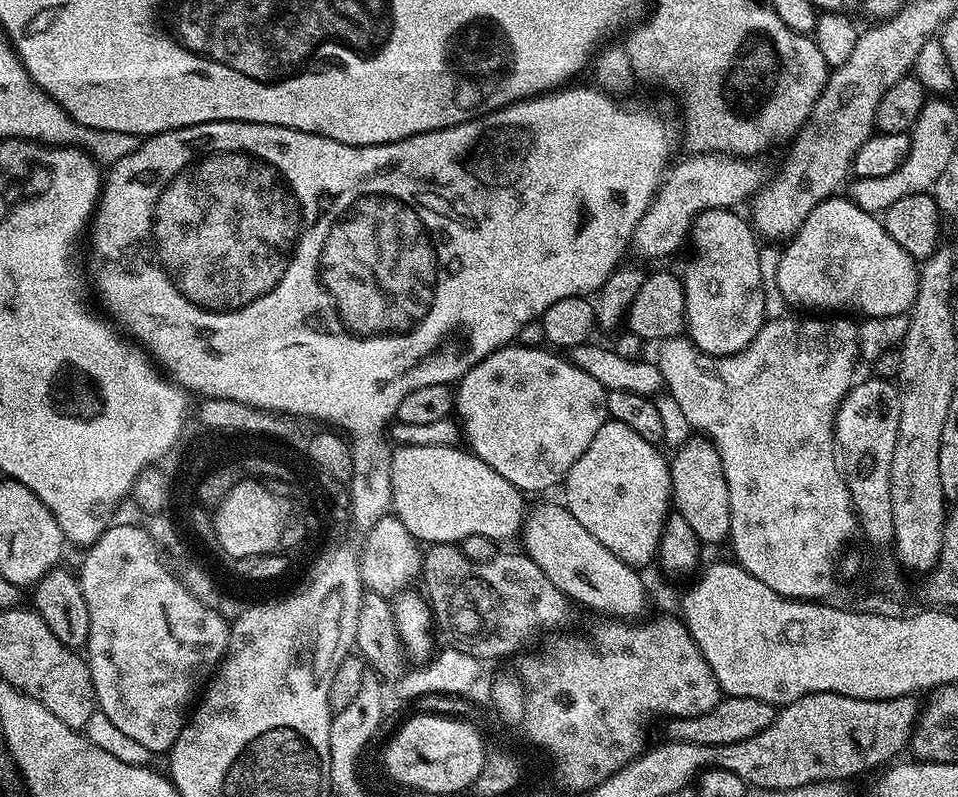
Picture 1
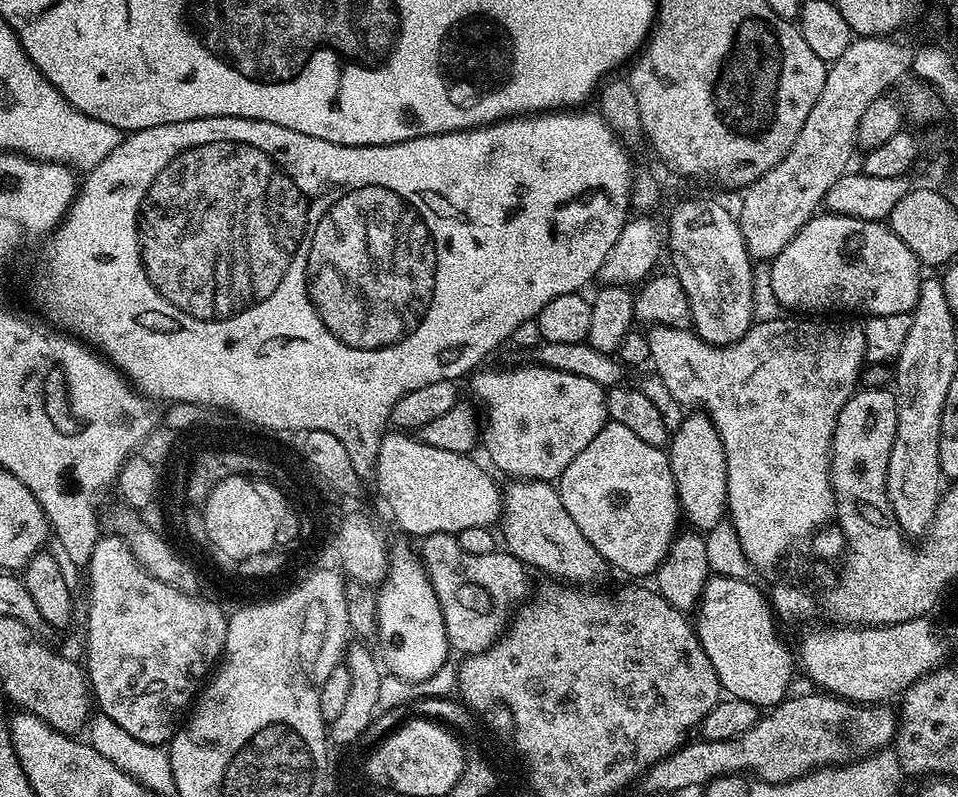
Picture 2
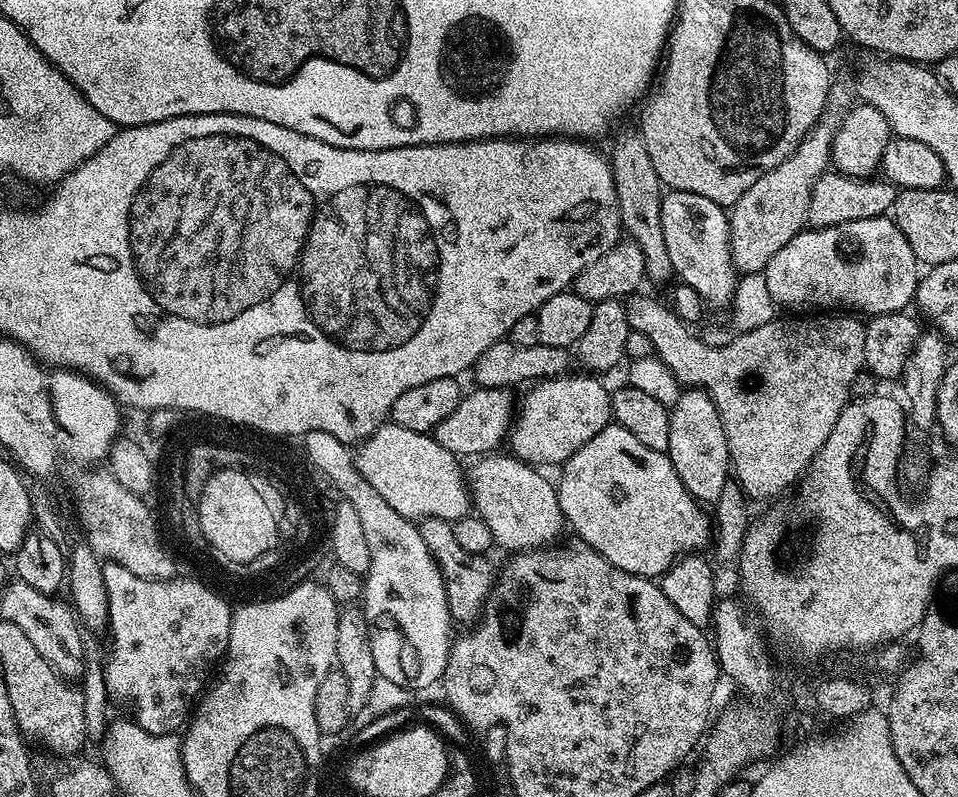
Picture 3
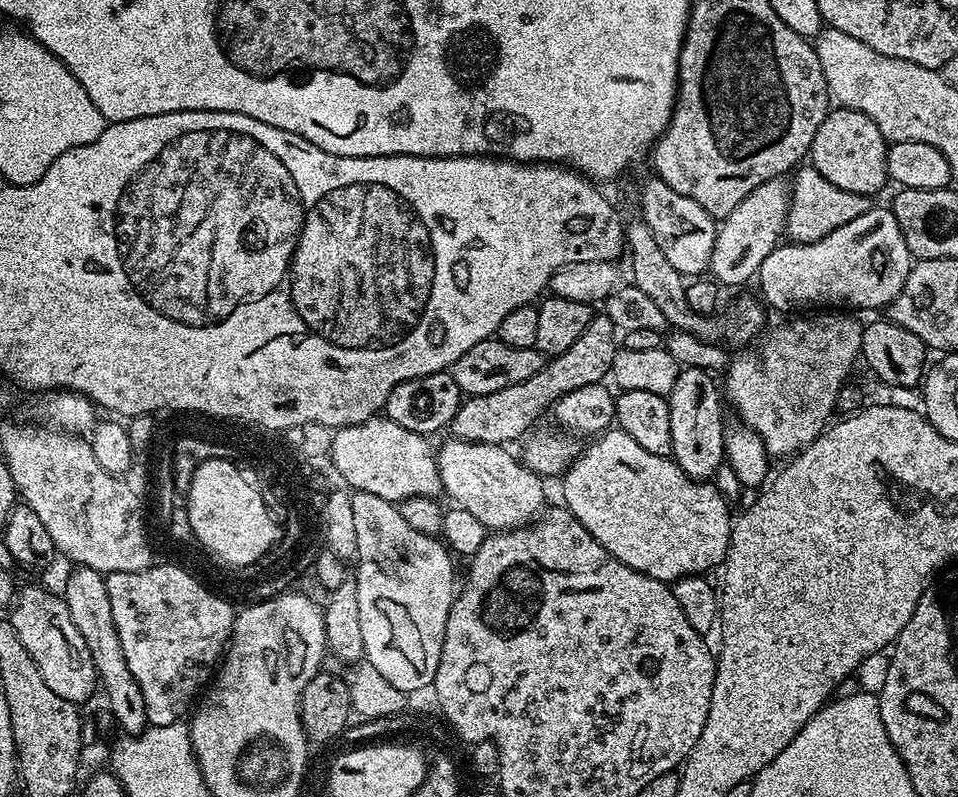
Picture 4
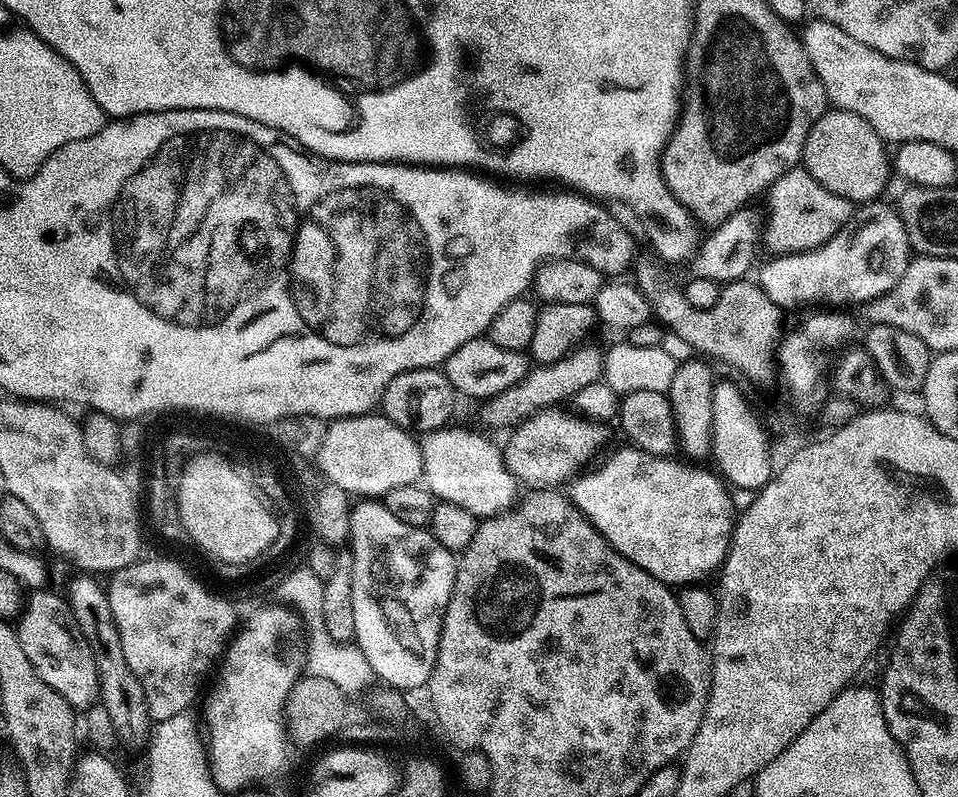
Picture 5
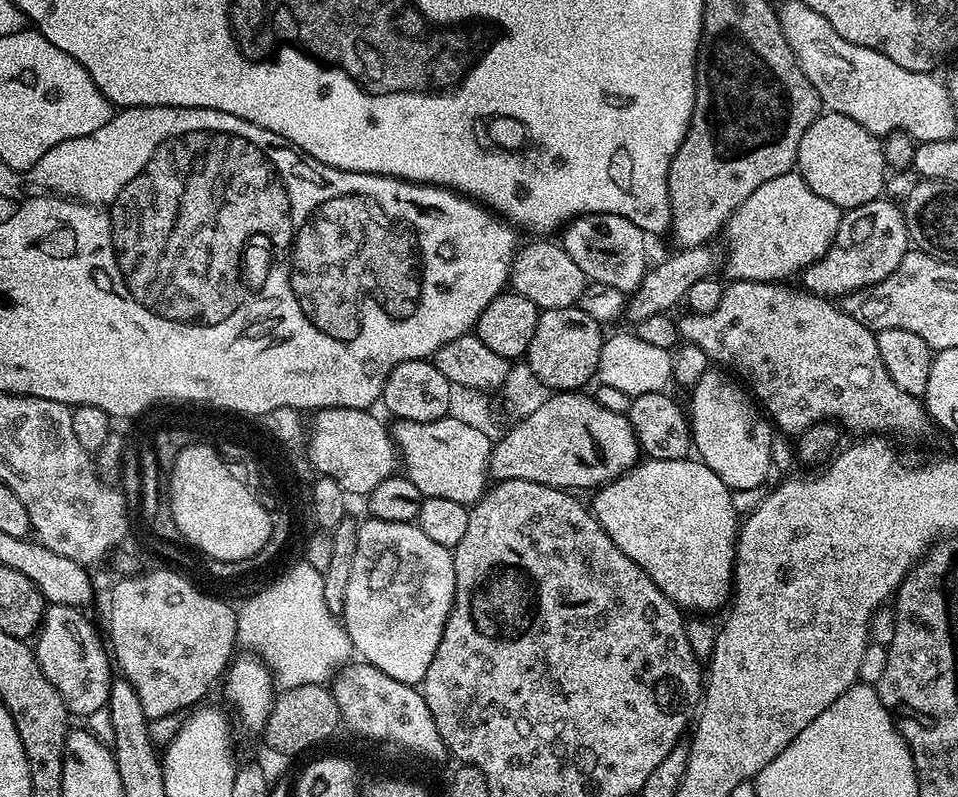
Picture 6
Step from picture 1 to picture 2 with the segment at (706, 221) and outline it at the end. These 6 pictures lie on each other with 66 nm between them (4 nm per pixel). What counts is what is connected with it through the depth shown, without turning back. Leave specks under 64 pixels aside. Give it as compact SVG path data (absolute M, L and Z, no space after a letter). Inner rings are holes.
M684 200L672 212L666 224L666 244L672 247L674 275L680 279L688 295L692 311L692 328L705 344L733 344L747 334L754 323L754 261L742 238L739 219L712 200Z

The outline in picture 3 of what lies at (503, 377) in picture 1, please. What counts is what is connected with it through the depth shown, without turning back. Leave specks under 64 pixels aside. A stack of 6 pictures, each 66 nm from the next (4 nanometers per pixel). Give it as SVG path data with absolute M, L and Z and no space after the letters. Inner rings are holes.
M565 374L555 376L552 380L542 380L533 383L527 389L528 392L524 396L524 401L519 401L518 411L515 413L512 430L510 433L511 455L517 460L522 460L526 464L533 466L544 466L540 464L556 464L561 463L562 458L567 458L573 452L578 451L582 446L586 446L586 442L590 442L590 438L594 438L594 434L598 434L607 424L613 423L612 419L612 397L609 389L603 388L599 384L597 377L592 374L580 374L584 376L572 376L573 374Z

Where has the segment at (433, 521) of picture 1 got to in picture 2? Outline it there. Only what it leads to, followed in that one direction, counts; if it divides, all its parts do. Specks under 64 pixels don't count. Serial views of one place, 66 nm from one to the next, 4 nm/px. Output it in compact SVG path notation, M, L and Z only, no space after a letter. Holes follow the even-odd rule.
M392 430L378 450L374 485L388 499L397 526L415 538L439 532L455 534L470 526L487 528L501 519L502 488L488 477L489 469L479 468L472 458L426 446L415 435Z

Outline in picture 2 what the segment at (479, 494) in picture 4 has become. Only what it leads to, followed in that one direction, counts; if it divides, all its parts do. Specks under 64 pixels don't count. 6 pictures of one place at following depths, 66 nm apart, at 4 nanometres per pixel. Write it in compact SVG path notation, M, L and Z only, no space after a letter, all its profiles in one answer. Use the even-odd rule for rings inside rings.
M513 479L509 484L512 485L502 492L503 547L529 569L549 572L552 575L549 577L569 586L599 585L596 583L603 578L604 571L609 571L610 565L586 542L574 518L566 514L559 491L543 480Z

